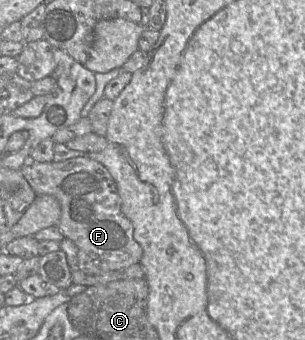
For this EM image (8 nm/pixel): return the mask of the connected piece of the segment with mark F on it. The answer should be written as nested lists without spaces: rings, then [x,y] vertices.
[[[81,156],[59,162],[28,161],[21,173],[37,195],[55,197],[61,208],[58,229],[78,249],[78,268],[87,275],[115,272],[138,264],[142,248],[133,235],[131,221],[121,209],[121,197],[108,169]]]

